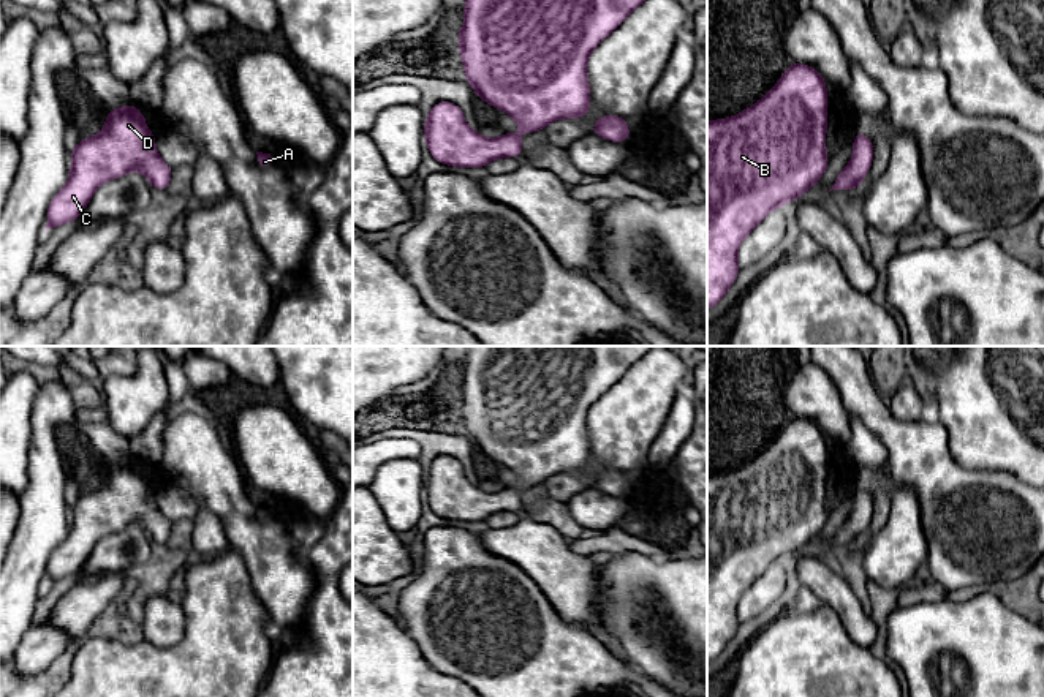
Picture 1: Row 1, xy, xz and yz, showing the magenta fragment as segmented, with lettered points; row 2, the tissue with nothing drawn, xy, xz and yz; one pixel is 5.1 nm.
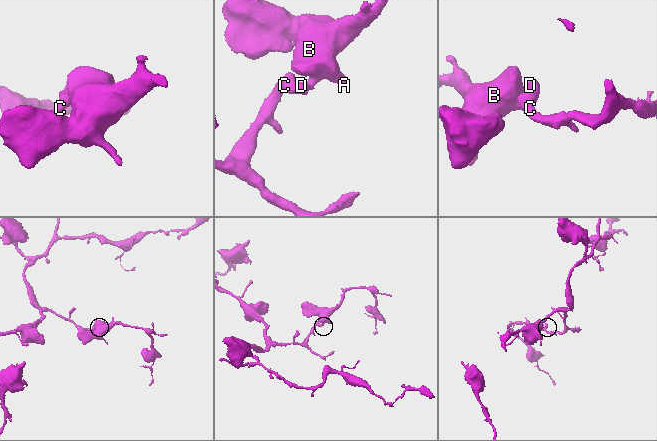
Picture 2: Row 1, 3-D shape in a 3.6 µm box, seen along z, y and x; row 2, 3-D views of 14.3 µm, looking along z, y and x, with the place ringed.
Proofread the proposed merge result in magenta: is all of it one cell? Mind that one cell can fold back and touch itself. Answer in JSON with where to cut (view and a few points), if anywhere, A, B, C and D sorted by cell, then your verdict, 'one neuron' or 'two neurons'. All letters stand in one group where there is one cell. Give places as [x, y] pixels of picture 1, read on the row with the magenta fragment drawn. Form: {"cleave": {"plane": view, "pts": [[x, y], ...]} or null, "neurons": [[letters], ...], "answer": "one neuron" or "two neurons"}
{"cleave": null, "neurons": [["A", "B", "C", "D"]], "answer": "one neuron"}

